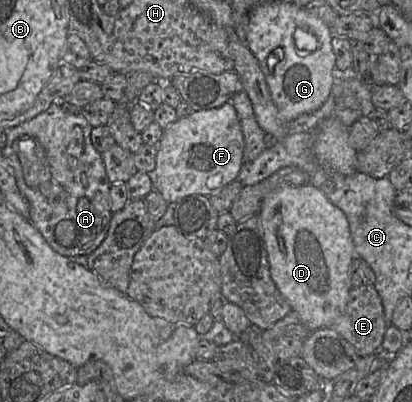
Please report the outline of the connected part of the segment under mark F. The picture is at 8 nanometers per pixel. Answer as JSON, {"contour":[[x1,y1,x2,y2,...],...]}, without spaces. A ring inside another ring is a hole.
{"contour":[[231,102,218,108,193,111,164,129,157,145,156,167,152,173,148,173,151,174,154,190,157,190,167,203,176,203,191,195,216,195,226,185,238,179,243,164,244,147,242,127]]}

